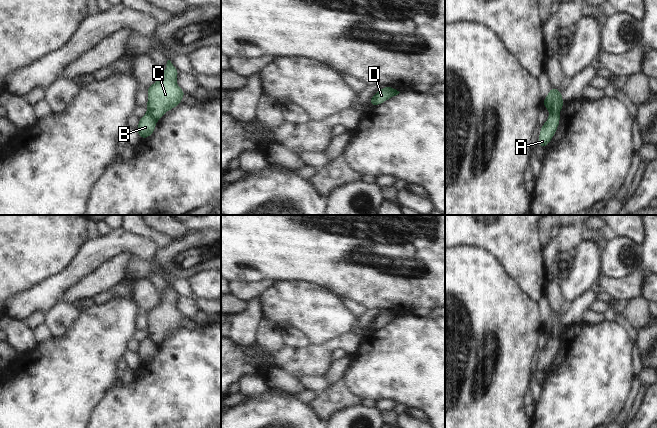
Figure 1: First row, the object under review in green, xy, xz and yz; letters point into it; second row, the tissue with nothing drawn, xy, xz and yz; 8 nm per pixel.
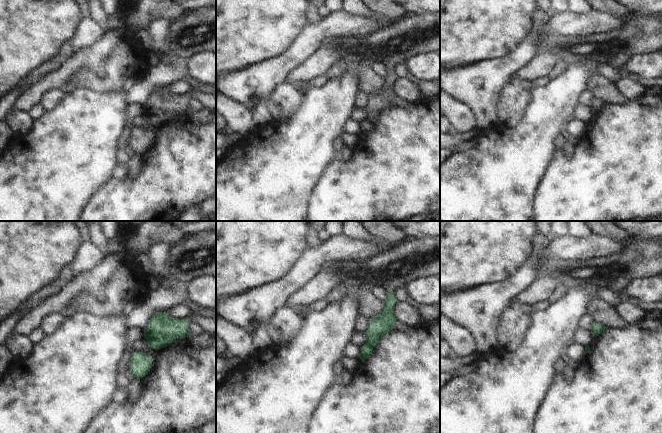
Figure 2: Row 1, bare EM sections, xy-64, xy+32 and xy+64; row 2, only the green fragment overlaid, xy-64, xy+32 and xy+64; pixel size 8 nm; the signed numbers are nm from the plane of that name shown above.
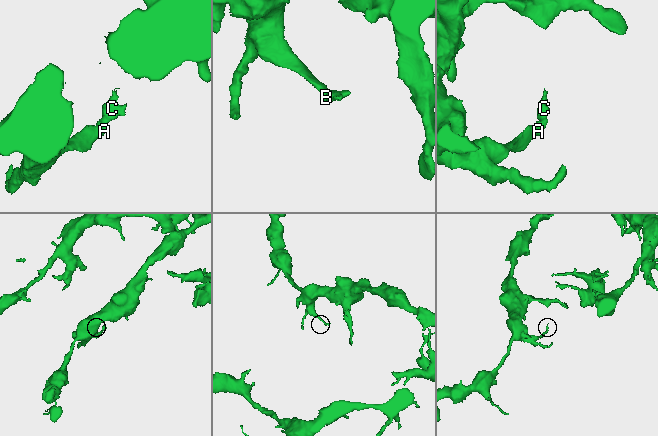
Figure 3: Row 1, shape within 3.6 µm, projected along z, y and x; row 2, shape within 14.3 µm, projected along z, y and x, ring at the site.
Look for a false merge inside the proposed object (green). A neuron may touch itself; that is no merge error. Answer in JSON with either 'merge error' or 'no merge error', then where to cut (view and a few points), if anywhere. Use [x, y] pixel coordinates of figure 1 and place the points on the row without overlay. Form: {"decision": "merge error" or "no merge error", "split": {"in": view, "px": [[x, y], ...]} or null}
{"decision": "merge error", "split": {"in": "xy", "px": [[147, 337], [156, 344]]}}

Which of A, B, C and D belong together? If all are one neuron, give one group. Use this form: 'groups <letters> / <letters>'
groups A B / C D

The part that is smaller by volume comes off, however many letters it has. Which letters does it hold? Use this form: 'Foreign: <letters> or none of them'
Foreign: C, D

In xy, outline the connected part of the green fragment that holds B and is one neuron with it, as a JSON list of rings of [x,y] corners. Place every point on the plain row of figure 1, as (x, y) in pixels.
[[[145,338],[139,343],[136,354],[140,359],[140,363],[144,364],[153,358],[155,351],[156,344],[153,343],[149,338]]]

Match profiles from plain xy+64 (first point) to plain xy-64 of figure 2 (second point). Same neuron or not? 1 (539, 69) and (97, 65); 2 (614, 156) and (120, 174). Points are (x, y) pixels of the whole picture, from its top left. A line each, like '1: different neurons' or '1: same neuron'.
1: same neuron
2: different neurons

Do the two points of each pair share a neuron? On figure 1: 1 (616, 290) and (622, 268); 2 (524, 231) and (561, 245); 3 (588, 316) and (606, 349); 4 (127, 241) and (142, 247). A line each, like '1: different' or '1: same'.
1: different
2: different
3: different
4: same

